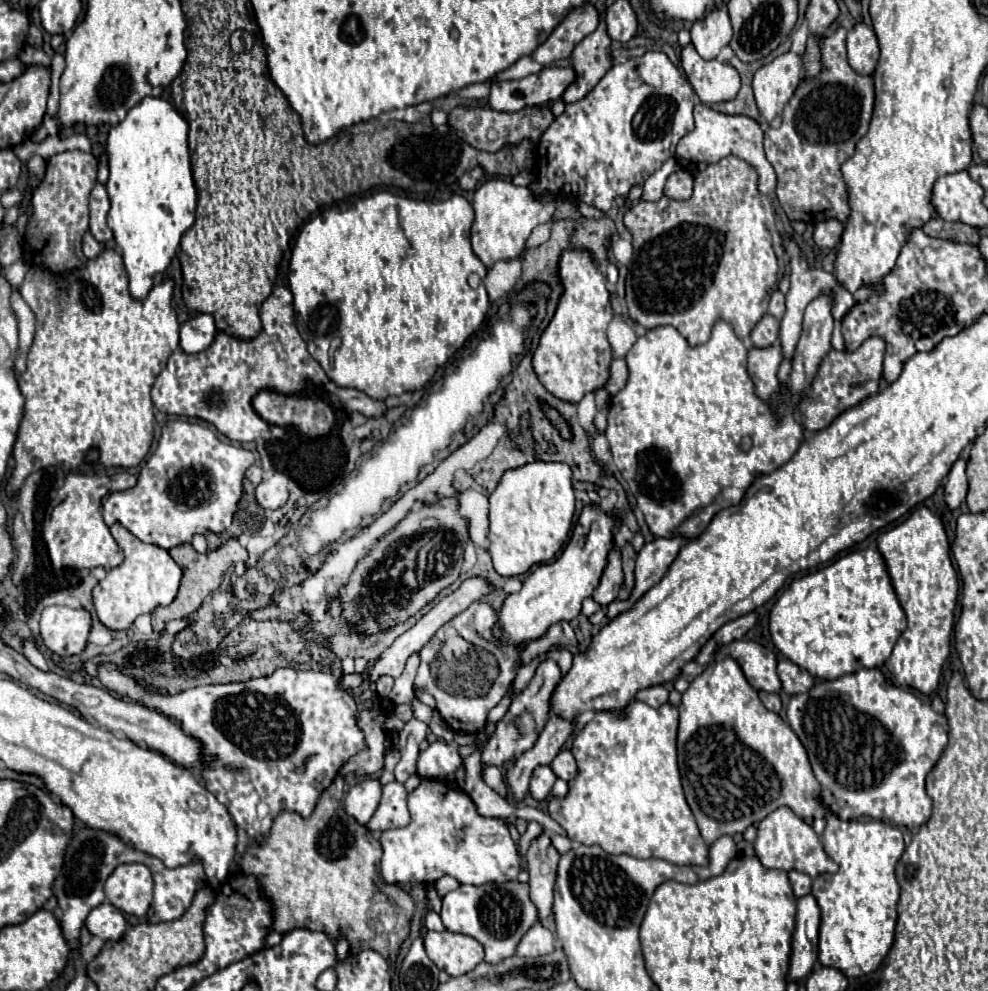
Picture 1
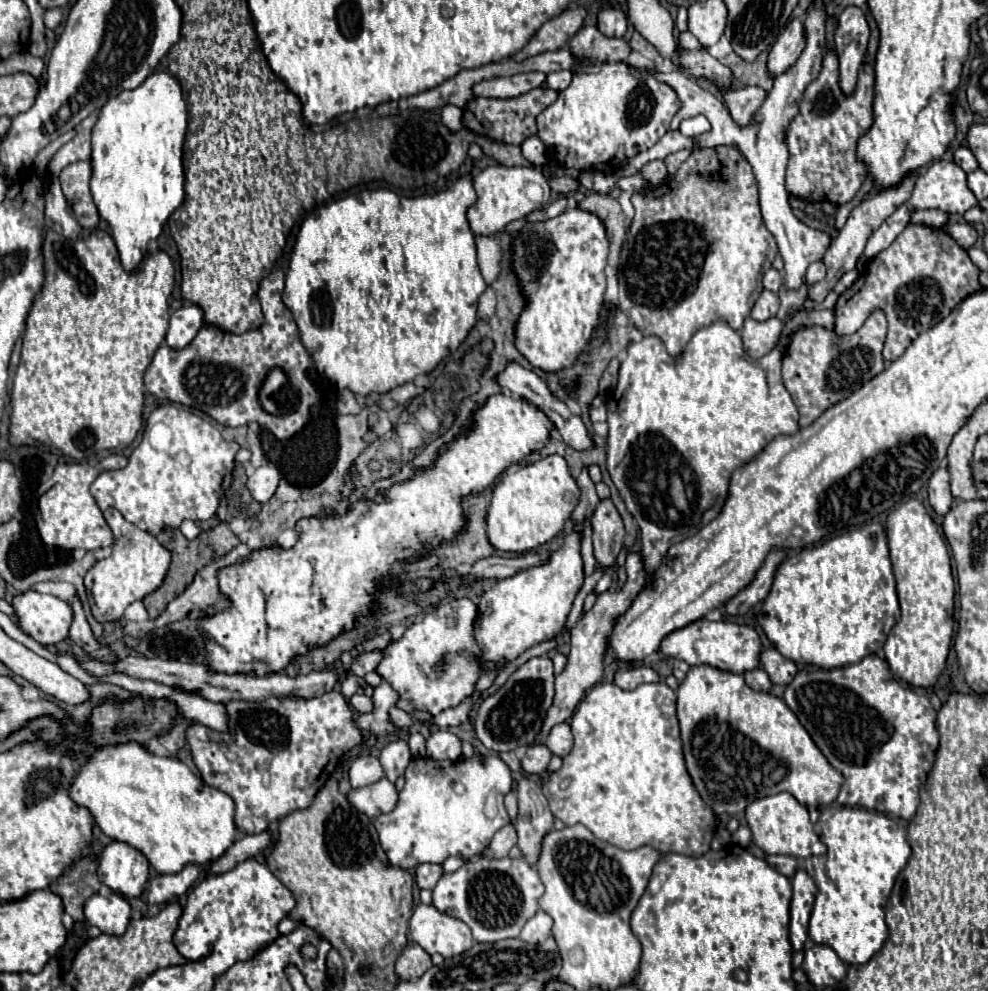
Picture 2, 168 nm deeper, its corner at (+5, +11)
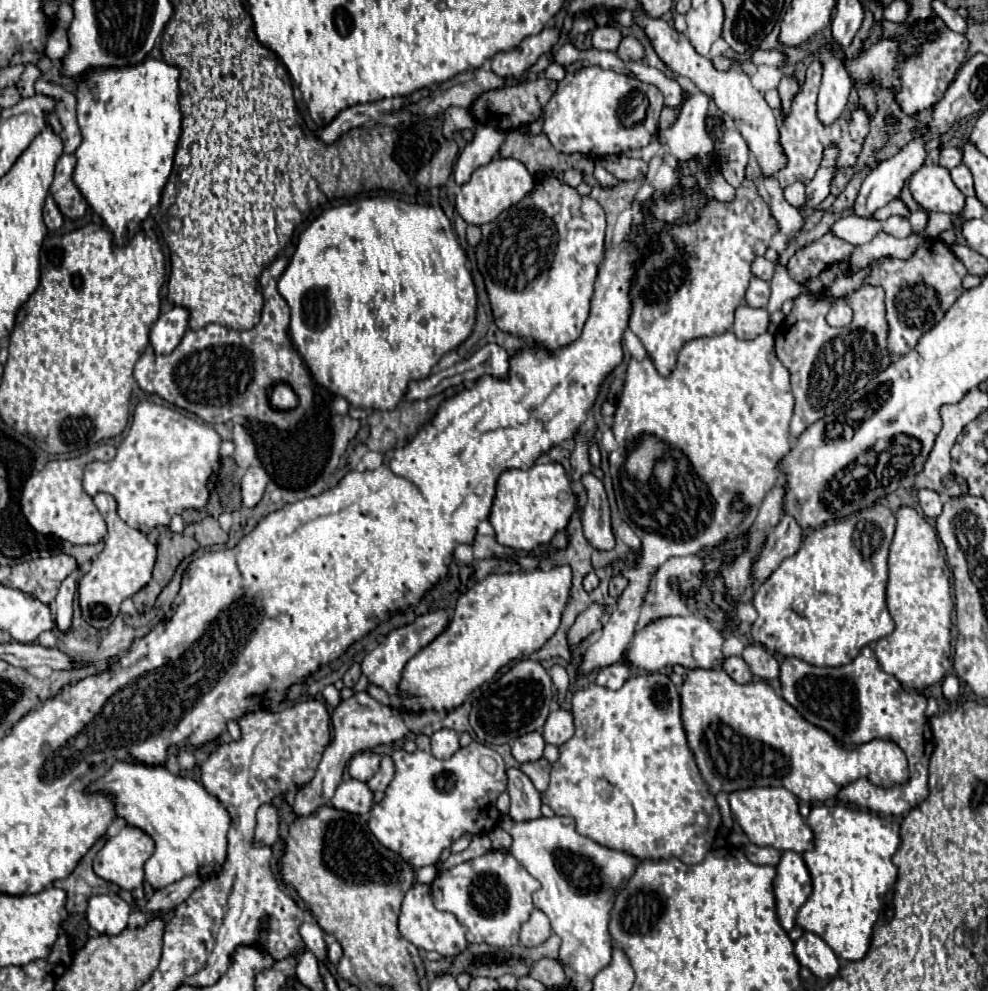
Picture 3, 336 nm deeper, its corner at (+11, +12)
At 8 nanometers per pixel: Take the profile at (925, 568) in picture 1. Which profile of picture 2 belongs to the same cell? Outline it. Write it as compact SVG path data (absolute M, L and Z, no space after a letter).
M915 498L907 500L887 516L885 532L901 604L901 620L893 626L883 646L885 660L893 674L907 684L929 688L937 682L941 670L945 668L953 636L956 583L953 582L951 558L937 524L927 514L925 506Z

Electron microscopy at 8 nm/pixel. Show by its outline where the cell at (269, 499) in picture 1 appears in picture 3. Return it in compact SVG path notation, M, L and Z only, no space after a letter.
M249 467L247 473L241 479L243 507L255 507L261 501L267 483L269 483L269 475L265 473L265 469L261 469L261 467Z

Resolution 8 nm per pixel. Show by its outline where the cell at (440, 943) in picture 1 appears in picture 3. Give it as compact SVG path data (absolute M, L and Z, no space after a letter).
M415 883L405 899L403 899L403 907L401 907L401 915L399 915L399 933L411 941L415 947L423 949L423 951L437 951L439 955L447 957L447 955L459 955L465 947L465 927L459 925L459 921L445 911L435 909L433 901L431 901L431 885L421 885Z

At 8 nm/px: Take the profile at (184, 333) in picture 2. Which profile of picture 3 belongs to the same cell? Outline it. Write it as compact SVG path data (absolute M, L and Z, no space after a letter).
M173 307L171 311L159 315L149 333L149 343L153 351L157 355L171 353L179 345L183 333L187 331L187 321L189 313L183 307Z

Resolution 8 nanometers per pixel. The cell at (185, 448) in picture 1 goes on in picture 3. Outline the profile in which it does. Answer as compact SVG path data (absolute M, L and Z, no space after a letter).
M141 401L133 411L133 423L127 437L119 445L115 459L105 463L89 463L85 467L83 487L89 495L95 495L99 491L111 493L117 501L121 519L141 533L151 533L151 529L155 529L157 525L169 525L175 513L183 513L185 509L203 509L207 505L209 491L213 489L219 471L219 445L221 437L217 435L217 431L196 415L167 403L159 405Z

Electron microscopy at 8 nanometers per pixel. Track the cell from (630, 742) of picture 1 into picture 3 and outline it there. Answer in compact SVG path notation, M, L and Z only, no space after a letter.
M645 673L645 675L637 675L625 681L625 685L617 691L611 691L607 687L599 687L599 685L591 685L587 689L581 689L573 695L573 715L575 715L575 735L563 743L559 747L559 759L553 763L551 767L551 783L549 789L543 793L543 803L549 801L549 807L555 811L555 815L567 815L573 817L577 821L577 831L589 839L593 839L595 843L609 847L609 849L617 849L623 853L633 855L635 859L643 861L643 859L667 859L667 857L677 857L681 861L685 861L687 865L695 865L701 863L703 857L707 855L707 851L711 849L711 843L717 835L717 829L721 827L721 813L719 807L715 803L715 797L711 795L707 783L703 781L695 757L689 749L687 737L685 737L685 729L683 729L683 721L681 721L681 699L679 699L679 689L673 685L673 681L669 679L669 675L663 673Z

